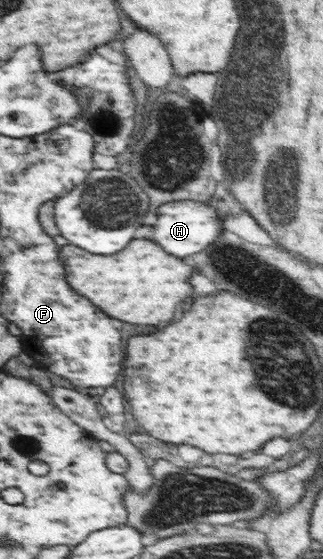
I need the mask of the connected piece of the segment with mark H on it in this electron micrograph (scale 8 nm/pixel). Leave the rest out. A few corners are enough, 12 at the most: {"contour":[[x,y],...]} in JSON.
{"contour":[[171,201],[155,212],[151,239],[177,257],[226,231],[205,202]]}

